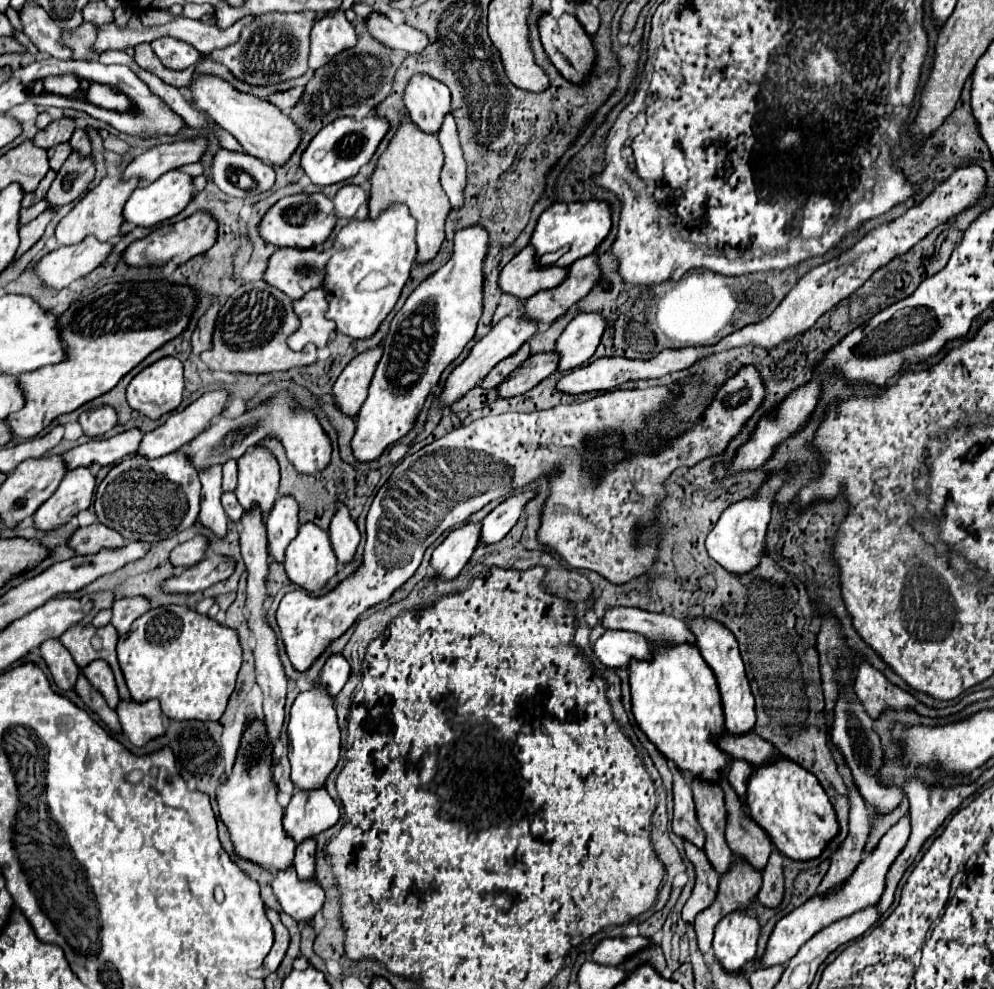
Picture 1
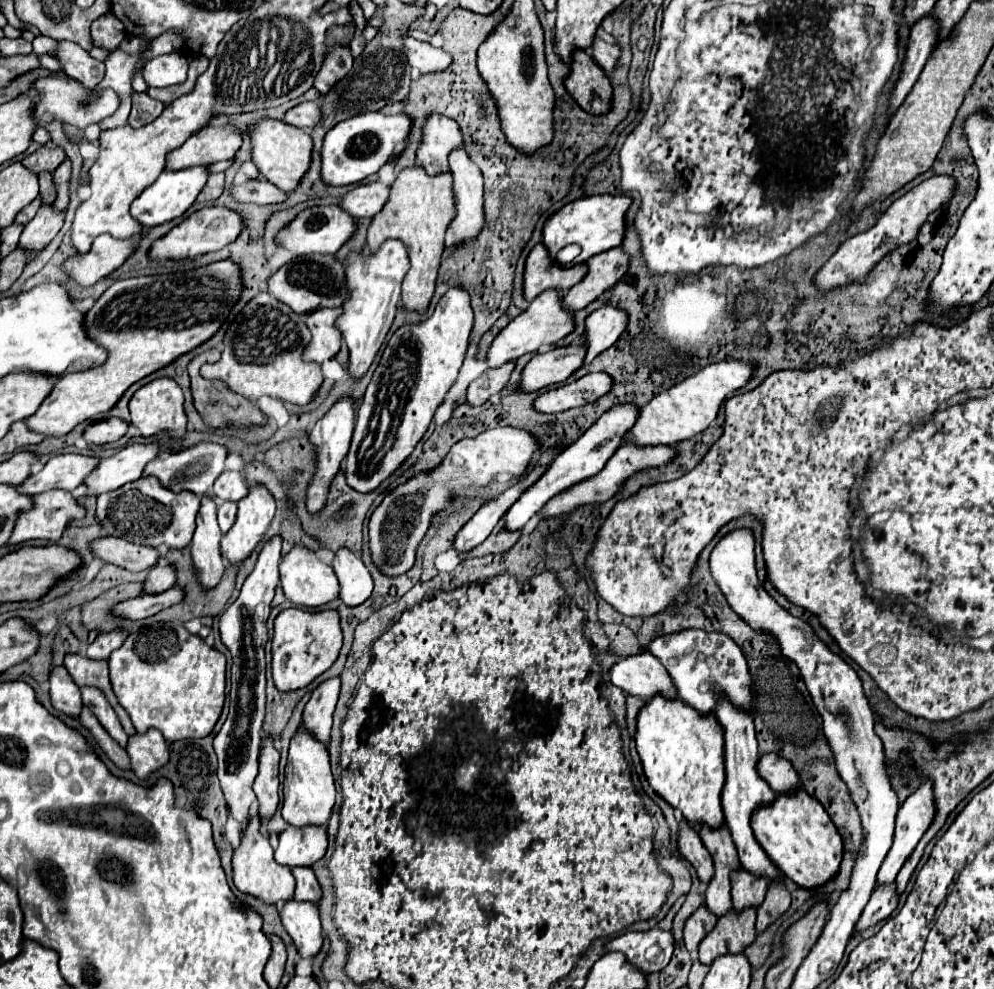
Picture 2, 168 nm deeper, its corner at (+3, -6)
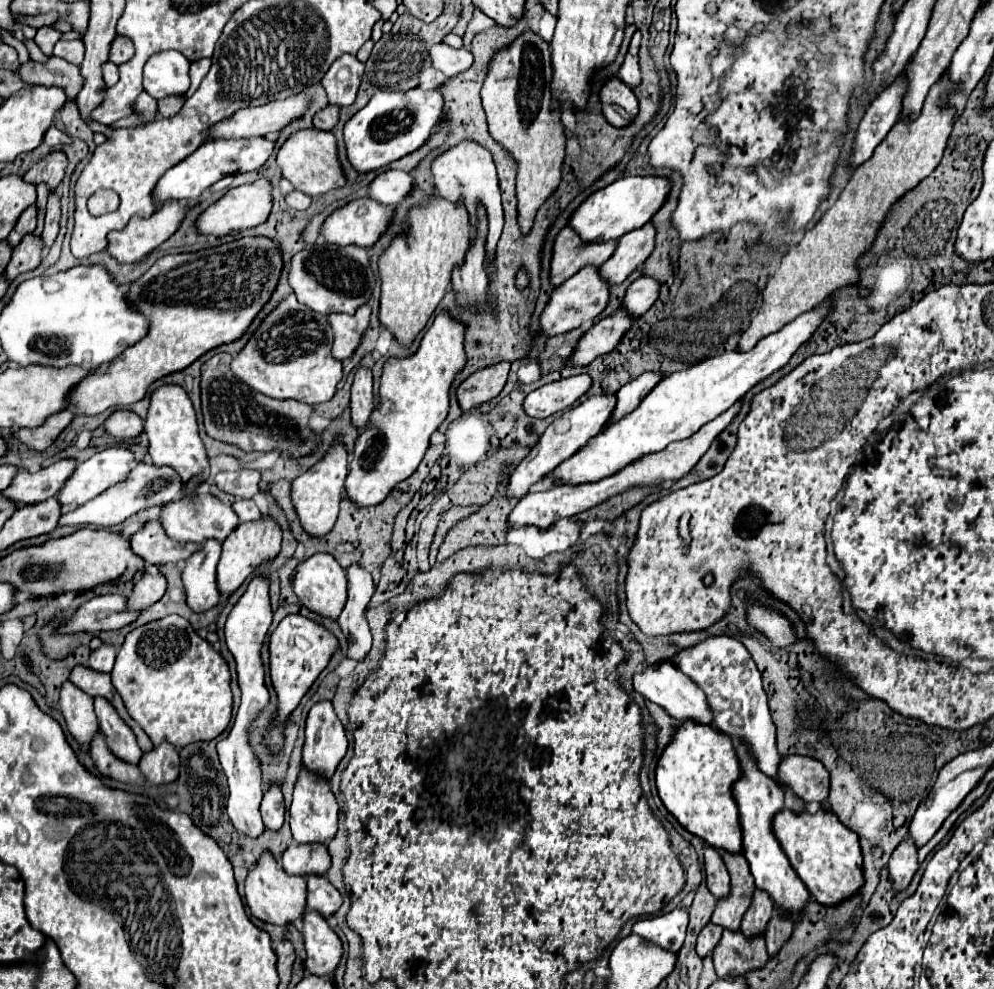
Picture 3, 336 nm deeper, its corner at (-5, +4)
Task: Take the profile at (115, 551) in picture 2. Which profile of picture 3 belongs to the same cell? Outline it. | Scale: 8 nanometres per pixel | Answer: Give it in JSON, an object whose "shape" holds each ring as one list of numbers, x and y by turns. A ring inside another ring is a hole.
{"shape":[[147,521,131,537,131,549,149,565,175,565,199,549,197,543,179,543,165,535,159,521]]}

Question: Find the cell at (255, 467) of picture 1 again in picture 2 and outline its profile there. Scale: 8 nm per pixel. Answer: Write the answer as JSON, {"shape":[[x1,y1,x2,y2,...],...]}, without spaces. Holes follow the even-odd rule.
{"shape":[[261,485,251,487,249,495,239,501,239,513,237,513,235,525,221,539,221,555,225,557,225,561,229,565,241,565,257,549,257,545,263,539,269,523,273,521,273,515,275,515,275,499,271,497,271,493]]}

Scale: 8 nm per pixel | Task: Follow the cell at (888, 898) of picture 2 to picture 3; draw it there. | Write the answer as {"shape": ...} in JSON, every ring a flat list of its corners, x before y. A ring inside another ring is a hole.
{"shape":[[911,839,901,841,901,845,893,851,889,859,889,883,893,891,903,891,909,887,915,871,917,871,917,847]]}

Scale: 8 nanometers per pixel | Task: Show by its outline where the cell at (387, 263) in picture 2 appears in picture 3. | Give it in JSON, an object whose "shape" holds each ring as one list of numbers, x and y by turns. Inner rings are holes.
{"shape":[[359,365,351,385,351,417,357,429,365,429,373,407,373,373,371,367]]}

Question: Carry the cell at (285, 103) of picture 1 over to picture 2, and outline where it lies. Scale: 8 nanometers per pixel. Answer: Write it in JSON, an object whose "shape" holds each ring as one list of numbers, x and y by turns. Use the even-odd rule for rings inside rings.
{"shape":[[305,101,285,115,285,123,299,129,313,129,321,121,321,109,313,101]]}

